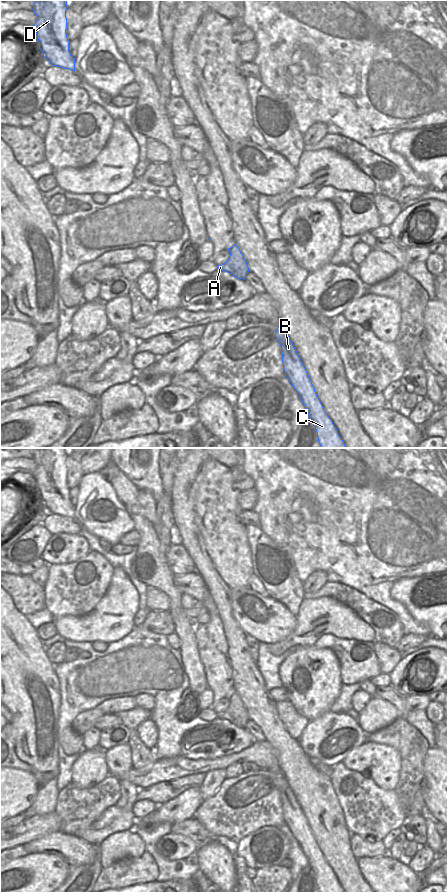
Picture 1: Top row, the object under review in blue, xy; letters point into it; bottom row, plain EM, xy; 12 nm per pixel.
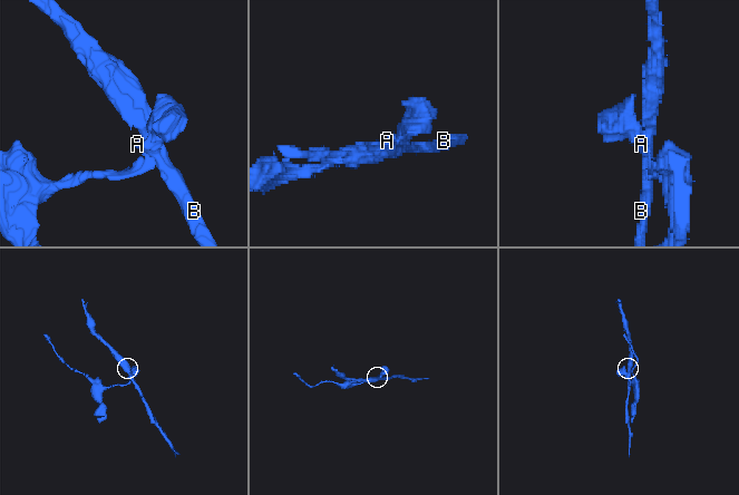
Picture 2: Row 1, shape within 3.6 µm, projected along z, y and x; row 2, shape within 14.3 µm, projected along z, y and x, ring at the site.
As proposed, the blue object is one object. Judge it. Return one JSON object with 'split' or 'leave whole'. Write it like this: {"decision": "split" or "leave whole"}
{"decision": "split"}

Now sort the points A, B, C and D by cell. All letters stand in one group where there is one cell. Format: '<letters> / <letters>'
A / B C D

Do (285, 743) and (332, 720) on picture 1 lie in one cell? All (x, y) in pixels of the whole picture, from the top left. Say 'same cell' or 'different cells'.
different cells

